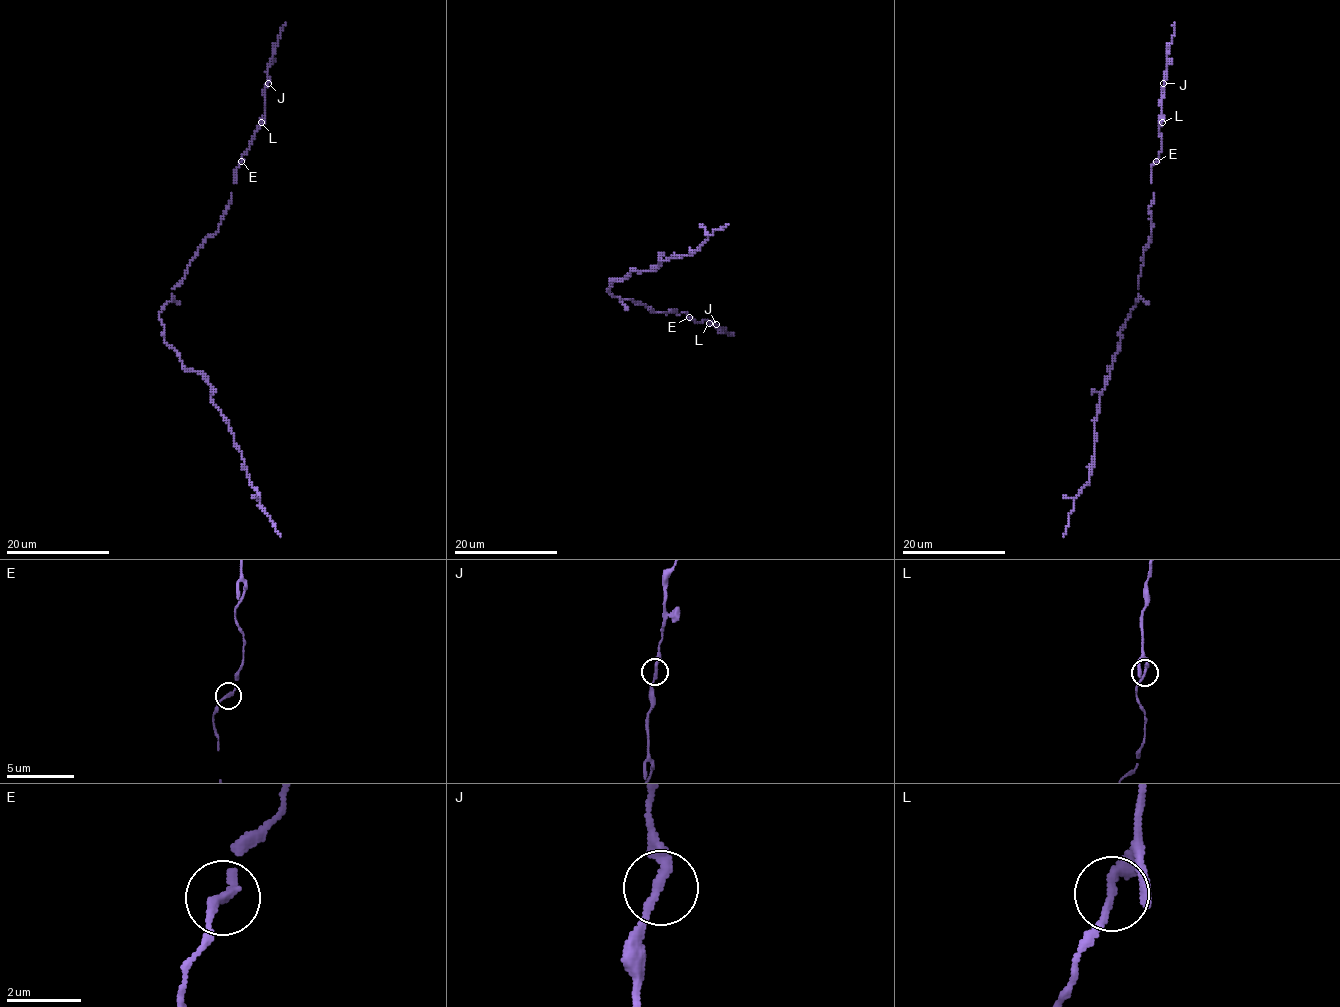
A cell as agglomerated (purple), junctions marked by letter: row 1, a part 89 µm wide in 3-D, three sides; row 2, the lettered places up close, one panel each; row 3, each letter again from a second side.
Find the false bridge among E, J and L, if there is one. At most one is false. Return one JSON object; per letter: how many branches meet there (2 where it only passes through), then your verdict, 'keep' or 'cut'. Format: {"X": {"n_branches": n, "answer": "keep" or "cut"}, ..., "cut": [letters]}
{"E": {"n_branches": 2, "answer": "keep"}, "J": {"n_branches": 2, "answer": "keep"}, "L": {"n_branches": 2, "answer": "keep"}, "cut": []}

